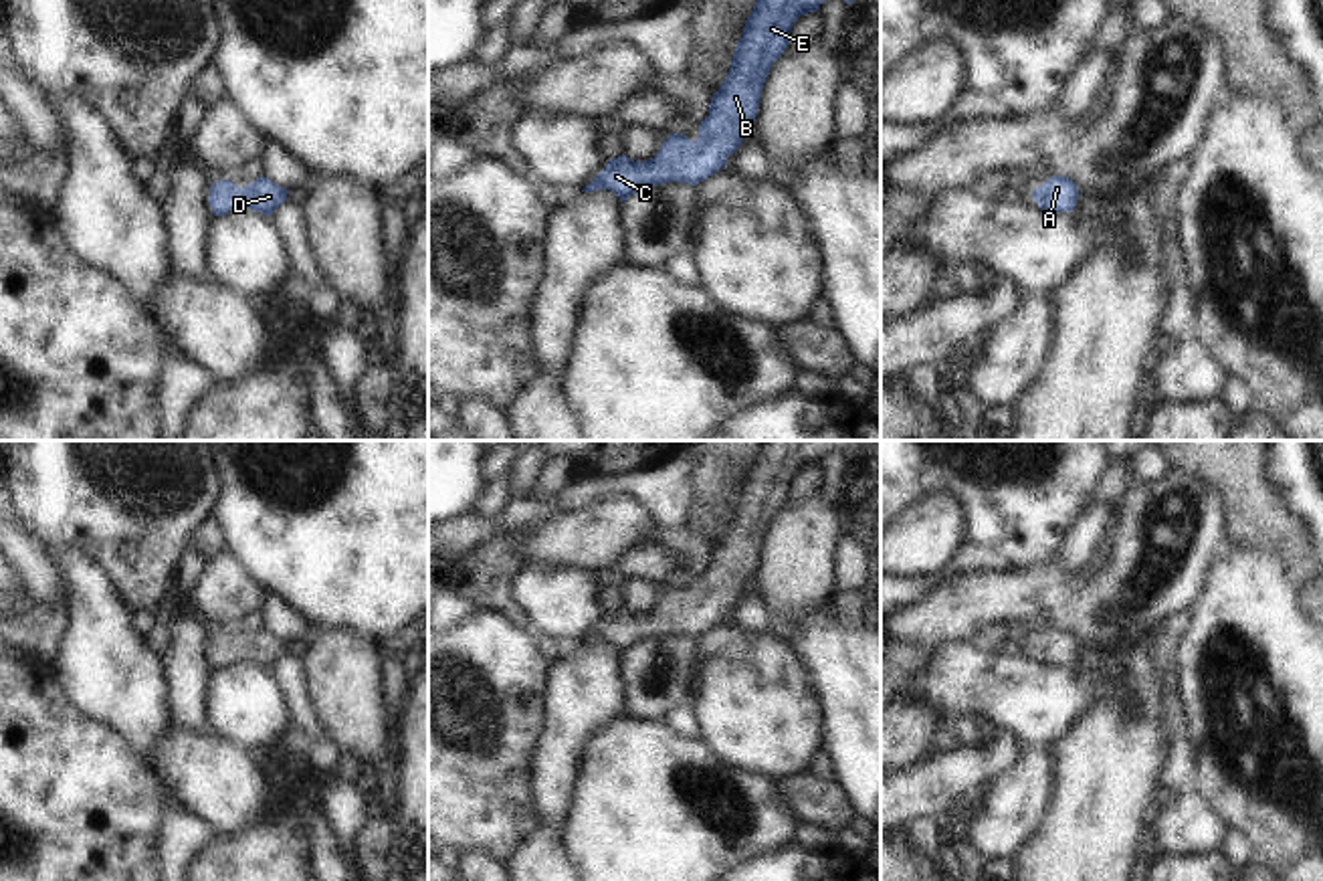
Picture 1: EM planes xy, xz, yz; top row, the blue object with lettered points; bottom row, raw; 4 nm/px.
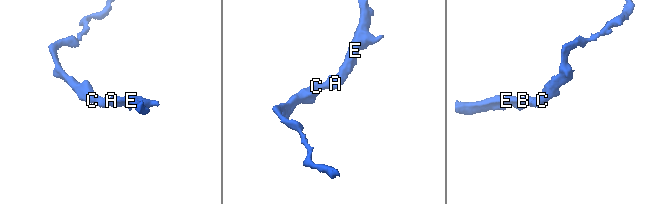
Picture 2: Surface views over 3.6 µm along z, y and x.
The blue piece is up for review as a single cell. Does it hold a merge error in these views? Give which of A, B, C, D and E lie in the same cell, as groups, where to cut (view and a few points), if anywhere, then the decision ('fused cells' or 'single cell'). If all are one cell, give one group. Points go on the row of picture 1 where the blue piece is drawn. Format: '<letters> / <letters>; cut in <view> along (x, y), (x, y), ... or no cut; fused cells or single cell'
A B C D E; no cut; single cell

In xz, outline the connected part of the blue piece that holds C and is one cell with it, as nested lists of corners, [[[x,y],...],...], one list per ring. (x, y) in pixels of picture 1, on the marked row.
[[[757,0],[735,46],[729,75],[713,93],[699,137],[671,133],[652,160],[628,156],[608,160],[606,168],[582,190],[612,190],[622,202],[632,194],[667,182],[697,186],[727,166],[743,141],[743,127],[755,121],[761,89],[772,65],[790,44],[794,22],[818,12],[826,0]]]

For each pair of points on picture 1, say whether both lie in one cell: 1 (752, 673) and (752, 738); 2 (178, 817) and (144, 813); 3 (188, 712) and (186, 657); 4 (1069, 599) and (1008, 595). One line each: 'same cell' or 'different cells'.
1: same cell
2: different cells
3: same cell
4: same cell

